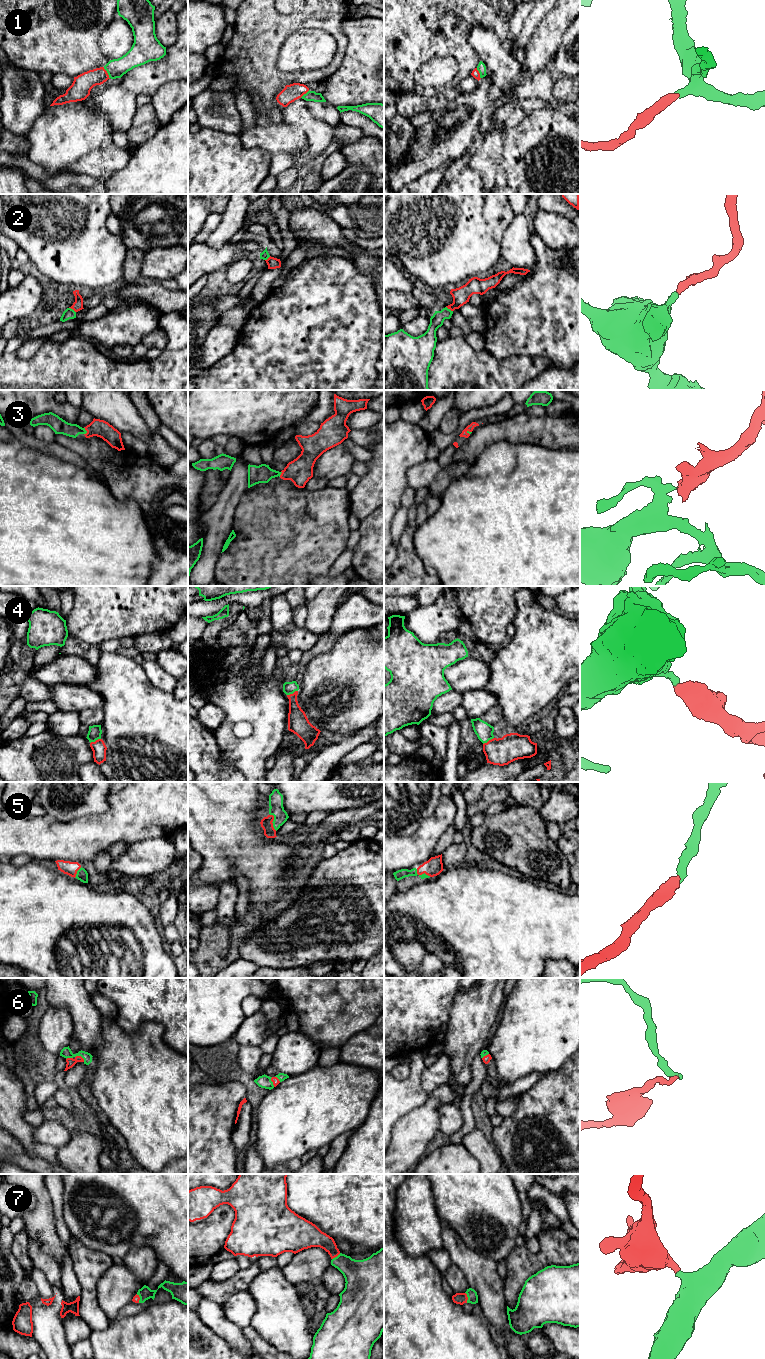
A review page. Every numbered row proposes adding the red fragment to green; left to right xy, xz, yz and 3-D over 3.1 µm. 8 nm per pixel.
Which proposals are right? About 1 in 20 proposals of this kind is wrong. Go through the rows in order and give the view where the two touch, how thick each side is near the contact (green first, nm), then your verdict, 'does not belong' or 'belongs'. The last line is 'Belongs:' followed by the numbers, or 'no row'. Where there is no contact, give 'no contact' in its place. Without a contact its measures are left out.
1: xy | 160/160 nm | belongs
2: xy | 90/80 nm | belongs
3: xy | 120/140 nm | belongs
4: xy | 110/120 nm | belongs
5: xz | 120/100 nm | belongs
6: xy | 90/70 nm | belongs
7: yz | 80/100 nm | belongs
Belongs: 1, 2, 3, 4, 5, 6, 7

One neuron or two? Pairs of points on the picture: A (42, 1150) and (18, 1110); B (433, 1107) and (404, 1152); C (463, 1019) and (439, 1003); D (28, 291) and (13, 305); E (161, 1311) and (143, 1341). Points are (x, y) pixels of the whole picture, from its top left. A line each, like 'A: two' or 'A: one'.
A: one
B: one
C: two
D: one
E: one

